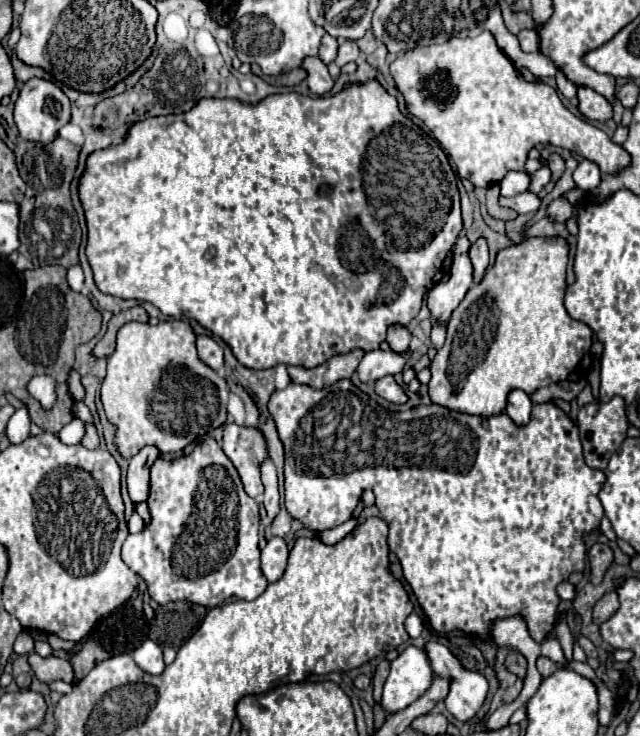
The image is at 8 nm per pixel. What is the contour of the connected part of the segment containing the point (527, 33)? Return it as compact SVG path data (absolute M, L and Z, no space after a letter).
M524 29L518 33L520 47L526 53L534 53L539 49L539 38L536 30Z

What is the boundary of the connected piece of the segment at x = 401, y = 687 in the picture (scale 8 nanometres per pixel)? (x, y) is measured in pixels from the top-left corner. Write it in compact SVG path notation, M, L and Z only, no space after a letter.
M408 645L390 667L390 675L384 683L382 707L386 711L402 711L412 701L422 697L432 685L432 669L424 649Z

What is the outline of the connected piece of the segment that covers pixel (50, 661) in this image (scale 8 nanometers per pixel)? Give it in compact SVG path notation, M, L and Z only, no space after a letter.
M30 653L28 663L30 663L32 671L36 673L36 677L44 683L52 683L56 679L72 683L72 679L74 679L74 669L72 669L68 659L60 659L54 655L52 657L40 657L38 653Z

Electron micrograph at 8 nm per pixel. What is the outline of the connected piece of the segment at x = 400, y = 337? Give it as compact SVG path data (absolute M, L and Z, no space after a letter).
M400 325L388 327L388 339L386 341L388 341L388 345L390 345L392 351L396 351L396 353L408 351L410 339L412 339L412 335L410 335L408 327L400 327Z

